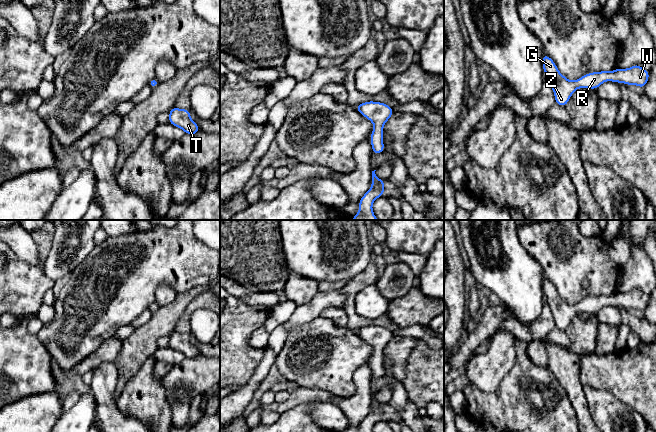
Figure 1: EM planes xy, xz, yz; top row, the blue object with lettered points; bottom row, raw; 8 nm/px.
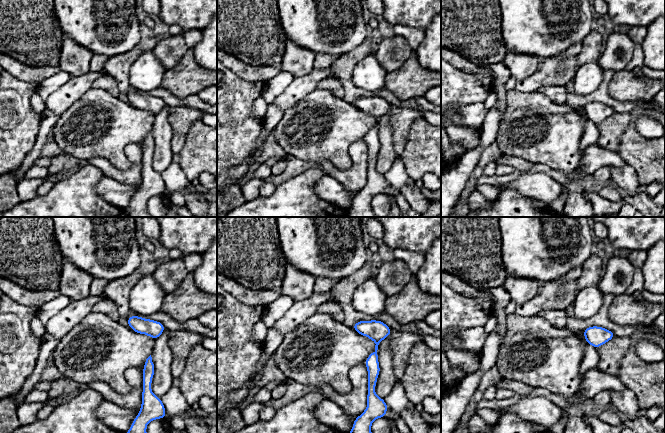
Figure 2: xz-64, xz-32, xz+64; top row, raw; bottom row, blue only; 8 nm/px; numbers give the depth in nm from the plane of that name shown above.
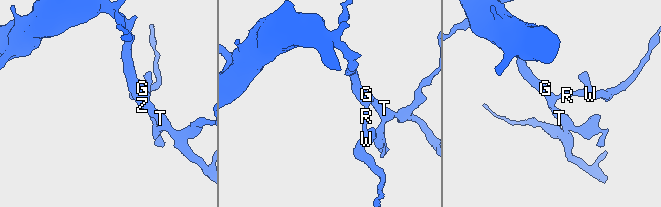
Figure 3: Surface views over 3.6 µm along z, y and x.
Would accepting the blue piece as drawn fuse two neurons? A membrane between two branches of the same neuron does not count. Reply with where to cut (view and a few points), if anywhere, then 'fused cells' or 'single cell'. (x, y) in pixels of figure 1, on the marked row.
cut none; single cell

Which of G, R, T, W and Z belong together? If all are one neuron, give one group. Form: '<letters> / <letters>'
G R T W Z

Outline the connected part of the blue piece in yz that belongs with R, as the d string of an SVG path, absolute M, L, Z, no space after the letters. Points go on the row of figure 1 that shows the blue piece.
M546 54L542 58L543 72L554 92L555 101L565 107L571 95L578 88L597 89L602 83L613 81L626 85L637 85L641 89L647 84L649 71L636 64L630 68L617 68L614 71L587 73L578 80L570 81L560 73L555 62Z

